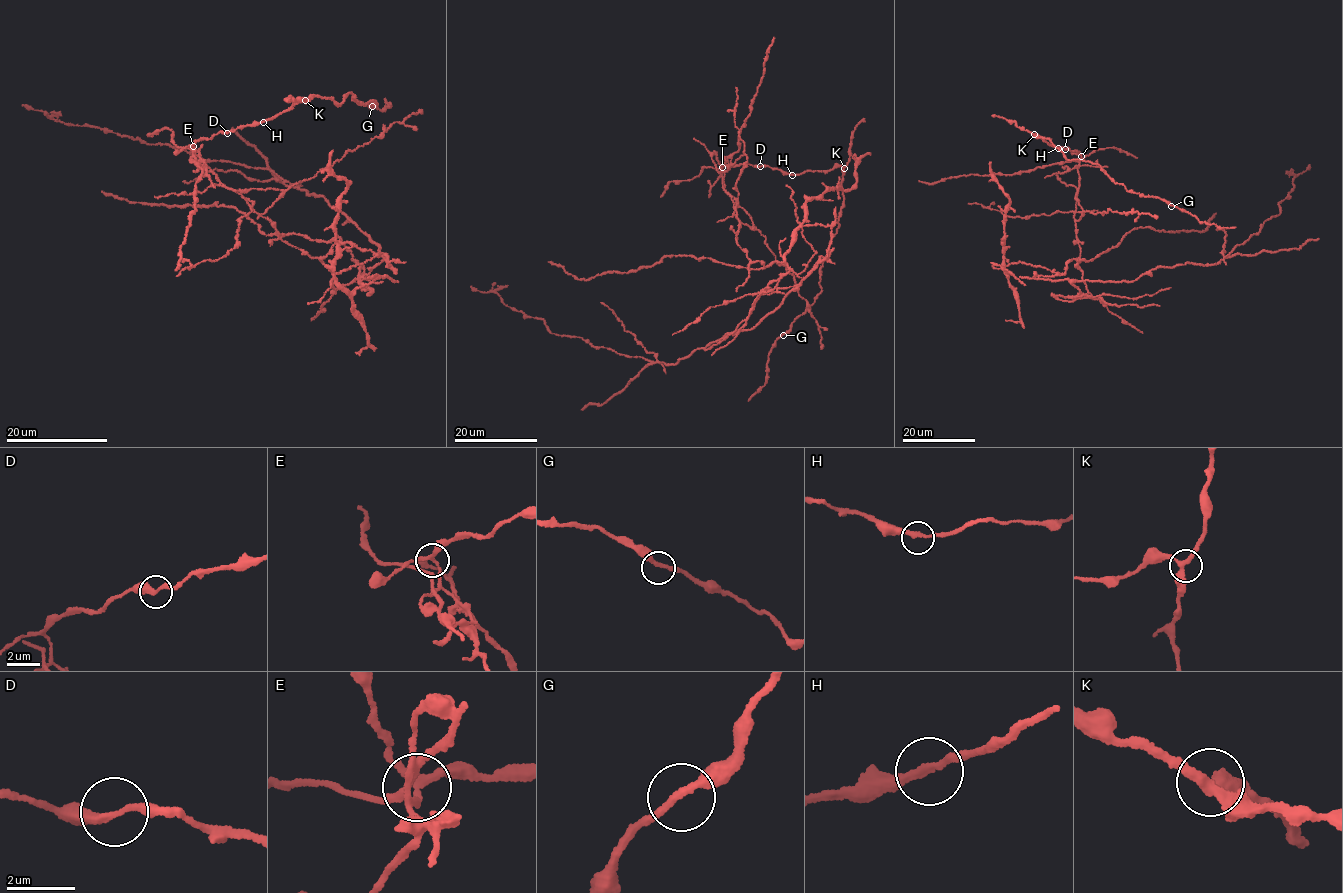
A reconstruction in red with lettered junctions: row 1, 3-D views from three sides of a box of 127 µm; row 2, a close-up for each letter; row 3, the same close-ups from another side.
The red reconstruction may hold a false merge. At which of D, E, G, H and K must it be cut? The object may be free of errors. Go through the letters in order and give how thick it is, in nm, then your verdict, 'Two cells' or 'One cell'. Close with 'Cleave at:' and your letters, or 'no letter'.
D: Thickness 240 nm. One cell
E: Thickness 190 nm. Two cells
G: Thickness 240 nm. One cell
H: Thickness 220 nm. One cell
K: Thickness 280 nm. One cell
Cleave at: E

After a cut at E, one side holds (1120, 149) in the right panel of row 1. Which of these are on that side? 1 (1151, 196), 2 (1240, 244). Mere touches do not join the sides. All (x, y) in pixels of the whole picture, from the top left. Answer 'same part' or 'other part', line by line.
1: other part
2: same part

